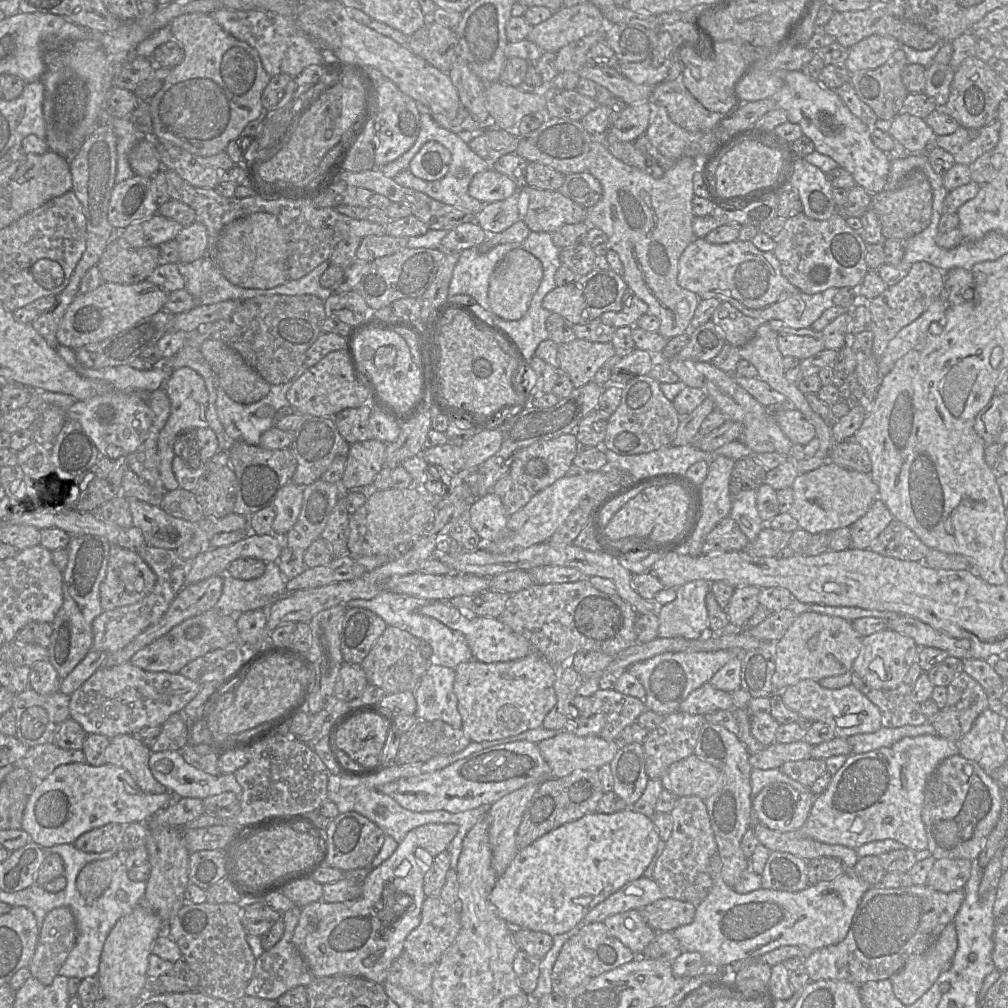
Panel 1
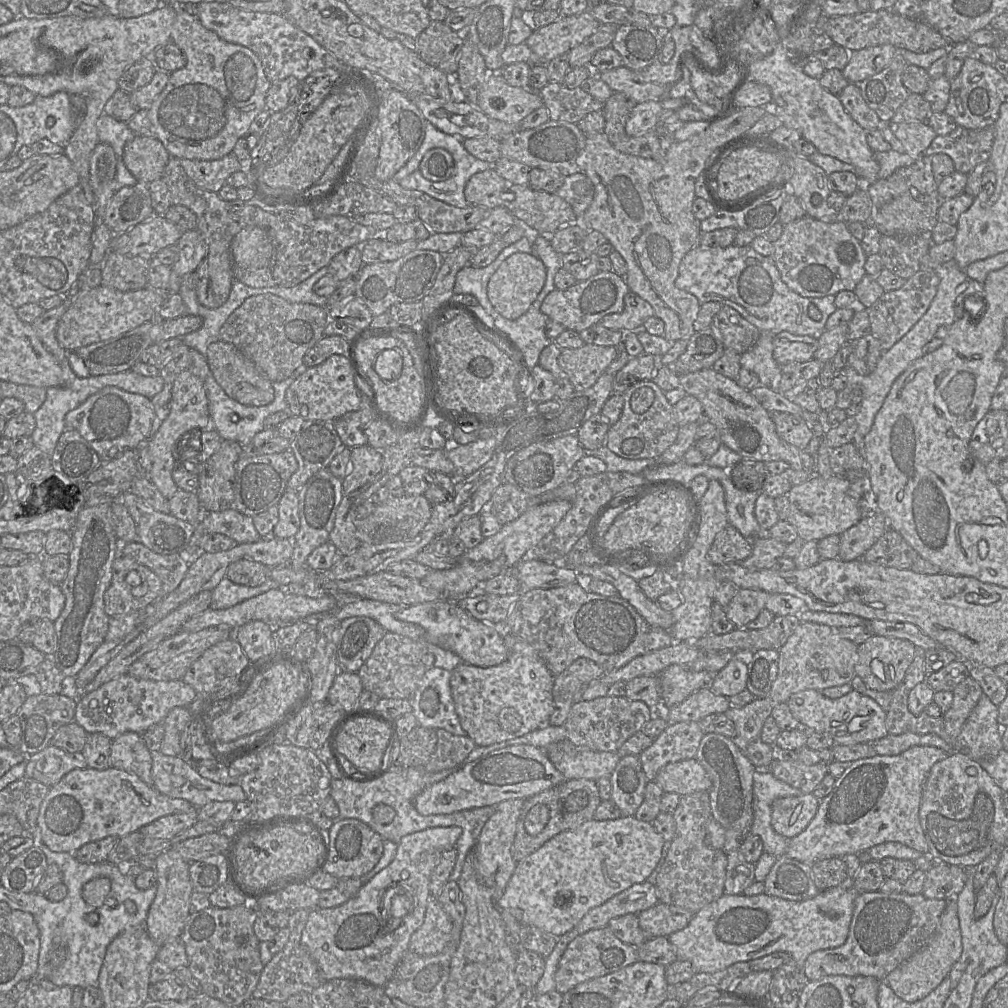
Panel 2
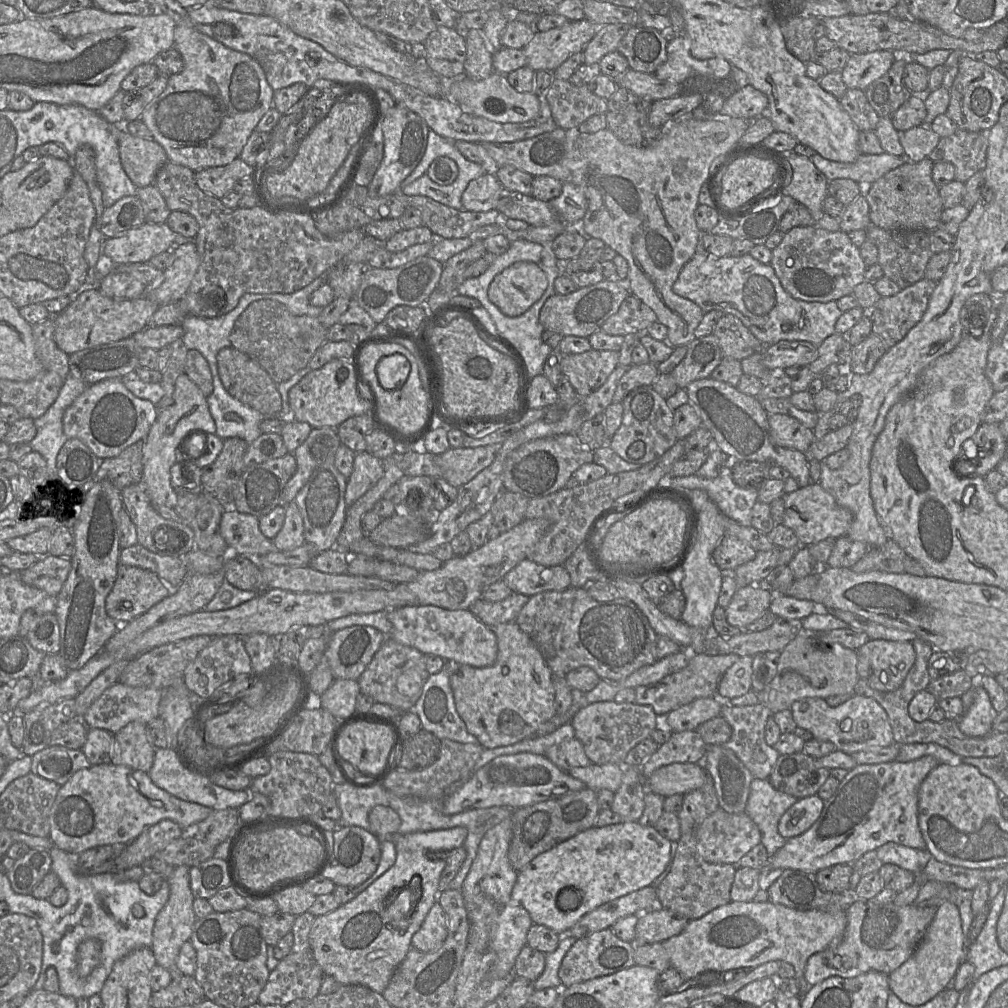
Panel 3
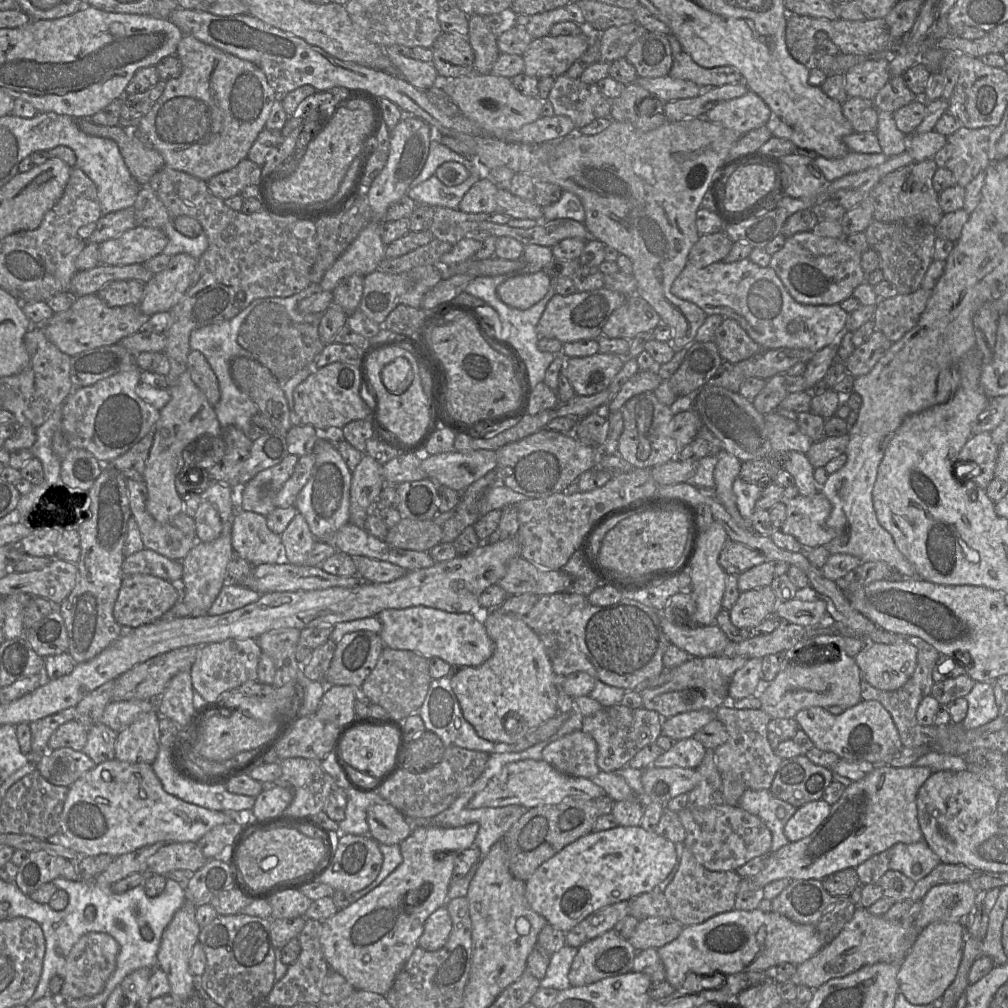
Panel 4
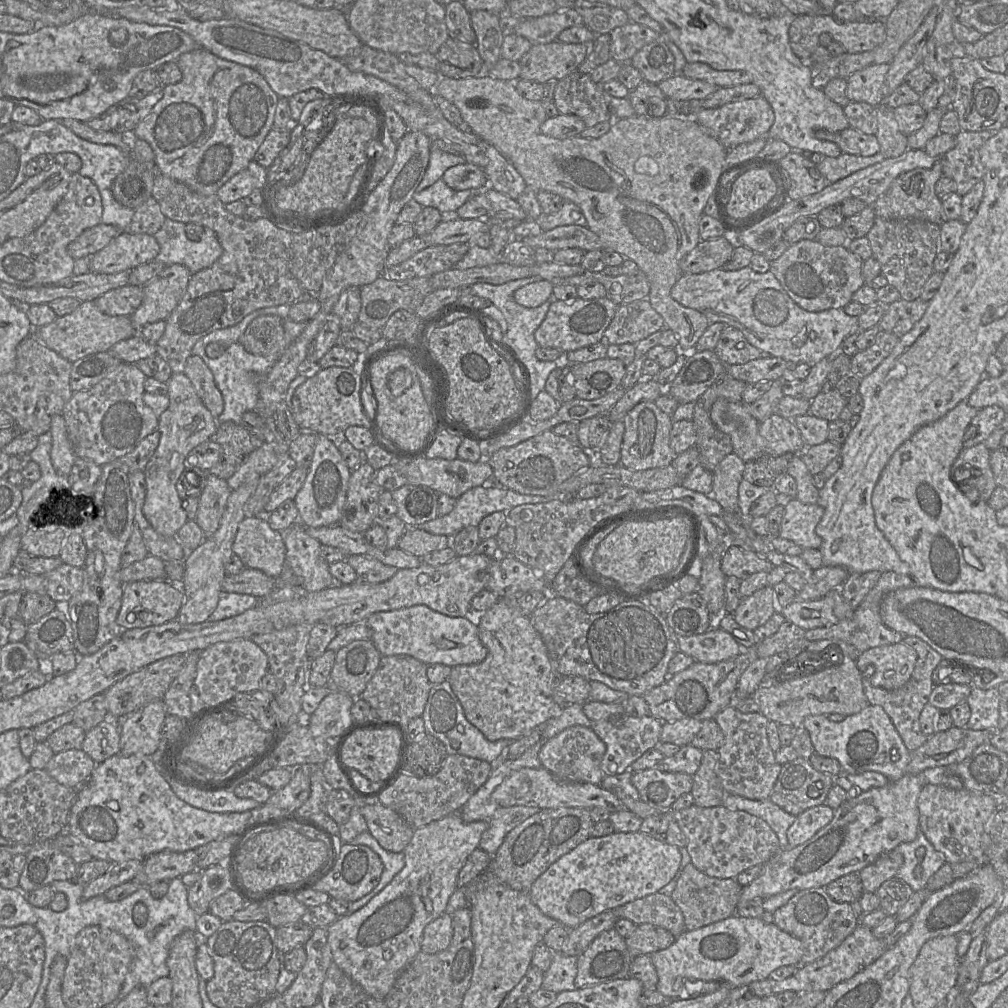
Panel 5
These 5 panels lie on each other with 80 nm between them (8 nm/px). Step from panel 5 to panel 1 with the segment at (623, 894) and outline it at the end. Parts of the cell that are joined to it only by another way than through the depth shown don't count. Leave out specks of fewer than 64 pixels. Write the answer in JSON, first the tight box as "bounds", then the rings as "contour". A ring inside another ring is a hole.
{"bounds":[489,808,659,937],"contour":[[[631,808],[612,814],[587,814],[561,825],[518,850],[507,870],[497,878],[489,901],[499,916],[515,929],[545,932],[552,937],[563,934],[582,923],[586,914],[597,904],[626,883],[643,876],[657,851],[659,841],[653,819]]]}

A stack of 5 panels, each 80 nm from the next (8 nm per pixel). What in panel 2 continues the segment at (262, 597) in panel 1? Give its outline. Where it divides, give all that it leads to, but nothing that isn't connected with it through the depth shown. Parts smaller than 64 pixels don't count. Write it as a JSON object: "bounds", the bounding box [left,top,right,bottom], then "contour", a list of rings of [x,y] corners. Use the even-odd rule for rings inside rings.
{"bounds":[209,576,280,610],"contour":[[[225,576],[212,591],[209,608],[213,610],[227,609],[270,589],[277,588],[280,588],[279,584],[271,578],[259,586],[250,587],[235,584]]]}

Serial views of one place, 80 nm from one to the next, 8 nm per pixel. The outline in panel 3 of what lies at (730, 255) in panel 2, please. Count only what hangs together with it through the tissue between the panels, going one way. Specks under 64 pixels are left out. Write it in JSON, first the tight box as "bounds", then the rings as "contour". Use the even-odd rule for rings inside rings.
{"bounds":[673,253,843,347],"contour":[[[696,253],[682,268],[673,284],[673,291],[677,295],[695,302],[704,313],[720,310],[723,313],[735,315],[763,346],[789,340],[807,341],[818,347],[827,337],[836,333],[835,324],[843,313],[838,308],[836,301],[807,302],[793,298],[782,286],[771,264],[759,262],[750,253],[738,257],[716,257]]]}

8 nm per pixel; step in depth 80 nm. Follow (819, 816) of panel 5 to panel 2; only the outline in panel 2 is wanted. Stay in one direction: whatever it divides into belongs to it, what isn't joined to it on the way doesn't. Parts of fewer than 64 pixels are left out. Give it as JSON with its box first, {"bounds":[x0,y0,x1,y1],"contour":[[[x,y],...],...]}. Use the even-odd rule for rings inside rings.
{"bounds":[771,793,820,839],"contour":[[[813,793],[777,798],[772,805],[771,824],[780,835],[791,839],[803,832],[818,811],[820,799]]]}

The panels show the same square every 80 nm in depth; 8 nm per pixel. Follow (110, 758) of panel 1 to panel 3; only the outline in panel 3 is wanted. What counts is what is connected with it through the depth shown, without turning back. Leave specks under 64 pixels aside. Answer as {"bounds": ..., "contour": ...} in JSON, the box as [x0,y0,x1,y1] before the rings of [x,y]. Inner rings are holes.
{"bounds":[112,722,155,773],"contour":[[[131,722],[114,734],[112,764],[149,773],[154,763],[154,754],[155,747],[149,741],[146,724]]]}

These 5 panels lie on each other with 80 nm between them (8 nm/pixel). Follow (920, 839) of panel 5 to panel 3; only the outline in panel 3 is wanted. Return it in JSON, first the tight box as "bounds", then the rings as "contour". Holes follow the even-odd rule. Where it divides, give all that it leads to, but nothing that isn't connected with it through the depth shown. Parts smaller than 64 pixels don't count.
{"bounds":[875,842,932,877],"contour":[[[893,842],[886,843],[875,851],[882,864],[895,864],[911,871],[916,877],[932,858],[927,849],[909,848]]]}

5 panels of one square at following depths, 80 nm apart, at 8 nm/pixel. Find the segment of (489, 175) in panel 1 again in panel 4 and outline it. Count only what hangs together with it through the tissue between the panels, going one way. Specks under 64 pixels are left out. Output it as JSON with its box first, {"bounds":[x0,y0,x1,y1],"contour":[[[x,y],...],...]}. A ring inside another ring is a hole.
{"bounds":[458,175,497,213],"contour":[[[483,175],[463,196],[458,209],[465,213],[494,212],[497,191],[495,184]]]}

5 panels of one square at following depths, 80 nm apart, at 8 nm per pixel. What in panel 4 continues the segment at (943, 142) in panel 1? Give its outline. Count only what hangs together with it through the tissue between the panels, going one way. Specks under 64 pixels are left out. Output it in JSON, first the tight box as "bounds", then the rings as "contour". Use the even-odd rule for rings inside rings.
{"bounds":[932,127,993,188],"contour":[[[960,127],[932,158],[938,167],[949,169],[956,185],[965,188],[988,164],[988,145],[993,128]]]}

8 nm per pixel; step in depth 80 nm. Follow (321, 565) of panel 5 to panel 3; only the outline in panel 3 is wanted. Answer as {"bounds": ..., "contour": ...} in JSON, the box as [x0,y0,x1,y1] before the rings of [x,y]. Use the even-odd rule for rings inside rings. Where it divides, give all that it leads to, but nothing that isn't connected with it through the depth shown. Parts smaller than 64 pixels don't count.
{"bounds":[272,500,305,551],"contour":[[[295,500],[285,505],[283,526],[272,542],[279,551],[293,550],[305,543],[303,519]]]}

